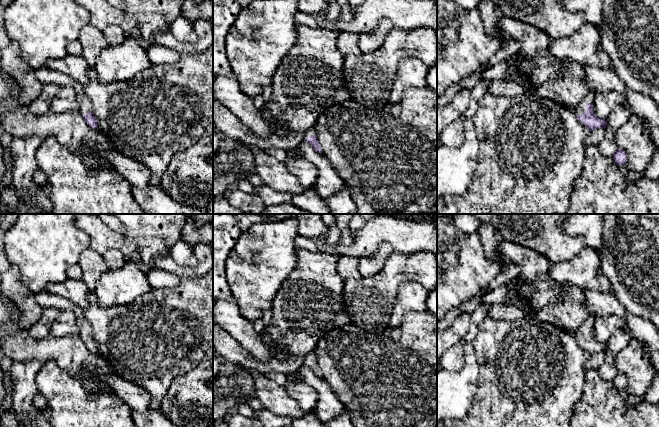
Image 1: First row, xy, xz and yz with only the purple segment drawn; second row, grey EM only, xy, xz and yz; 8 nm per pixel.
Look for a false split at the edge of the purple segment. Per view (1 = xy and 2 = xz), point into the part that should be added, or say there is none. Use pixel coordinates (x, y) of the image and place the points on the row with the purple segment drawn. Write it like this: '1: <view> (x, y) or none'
1: xy (45, 75)
2: xz (310, 132)

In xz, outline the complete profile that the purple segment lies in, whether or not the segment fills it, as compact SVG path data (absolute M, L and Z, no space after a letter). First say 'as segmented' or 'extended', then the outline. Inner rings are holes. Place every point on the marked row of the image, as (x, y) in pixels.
extended; M309 129L305 133L305 140L313 147L313 149L322 154L321 146L319 144L316 132L314 129Z

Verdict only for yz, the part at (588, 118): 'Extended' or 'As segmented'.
Extended

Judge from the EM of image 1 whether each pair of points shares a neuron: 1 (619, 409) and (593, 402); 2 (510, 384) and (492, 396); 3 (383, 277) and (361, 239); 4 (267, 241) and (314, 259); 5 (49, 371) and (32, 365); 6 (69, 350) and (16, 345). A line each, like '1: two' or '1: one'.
1: one
2: one
3: two
4: two
5: two
6: one

